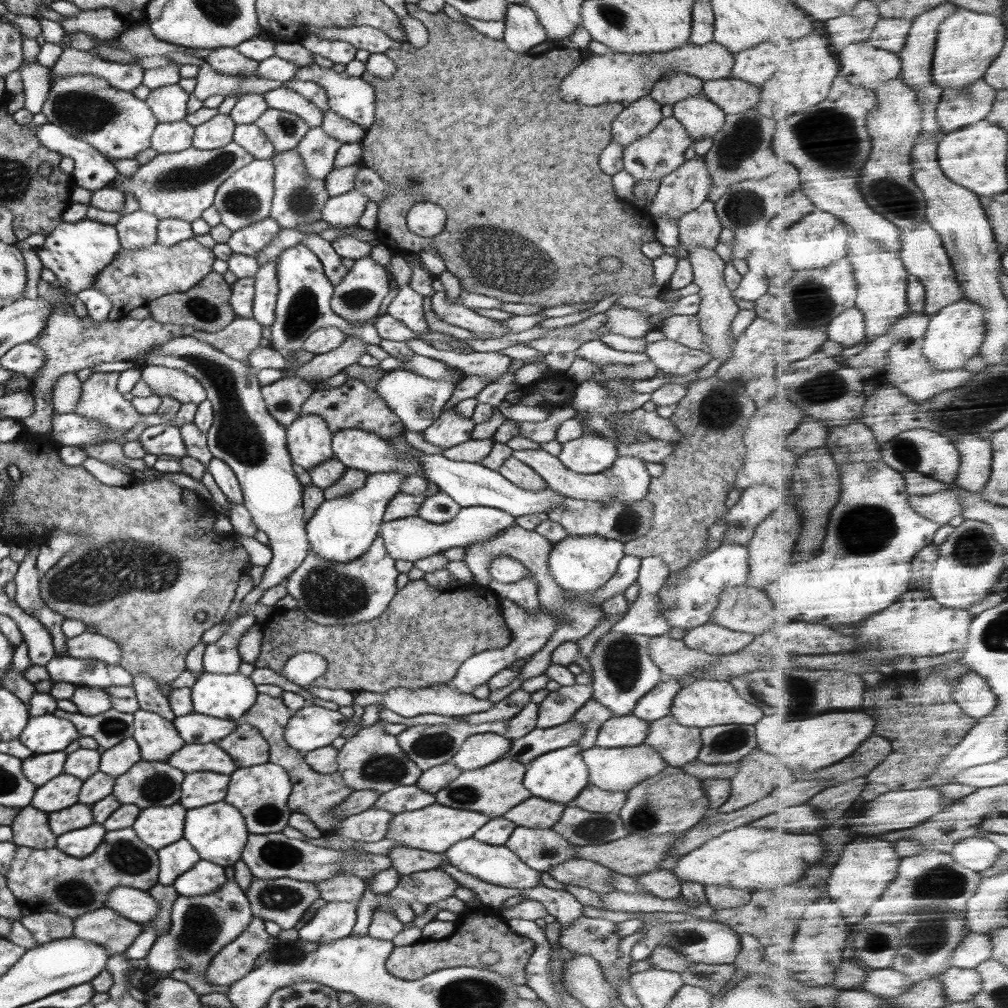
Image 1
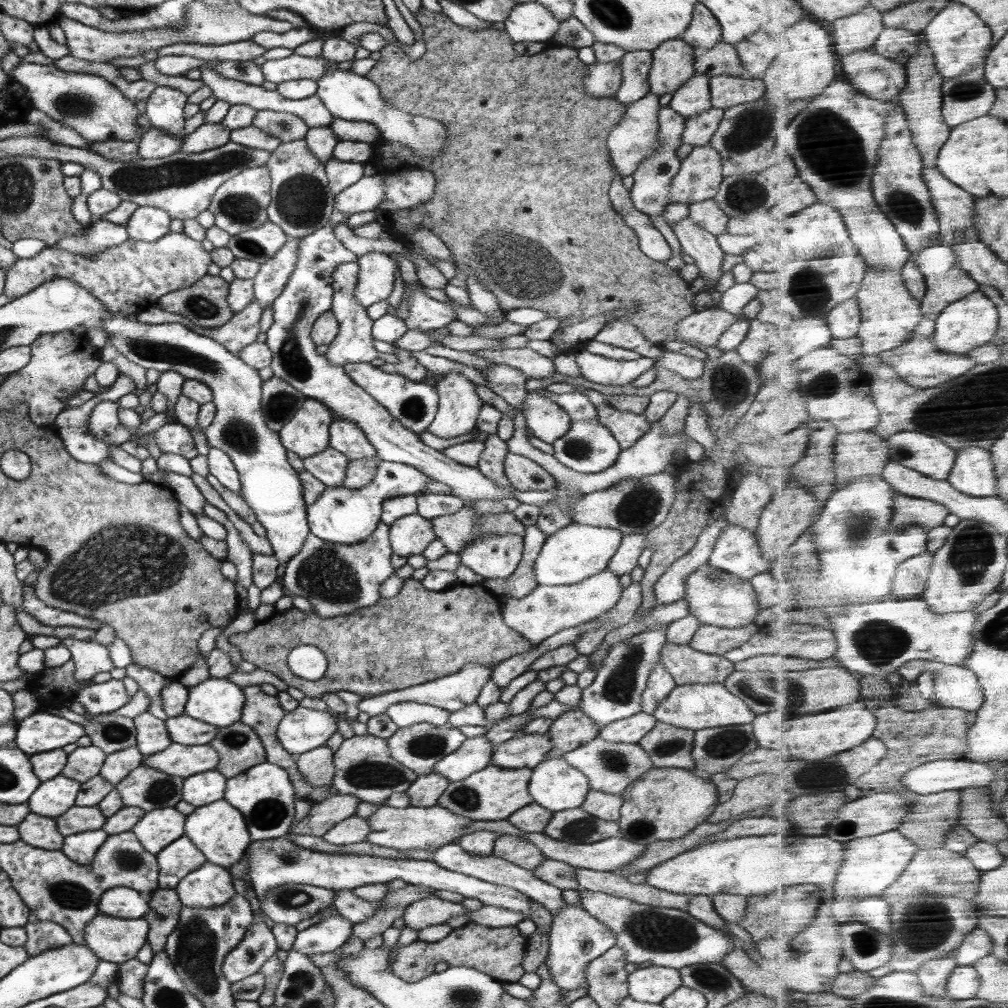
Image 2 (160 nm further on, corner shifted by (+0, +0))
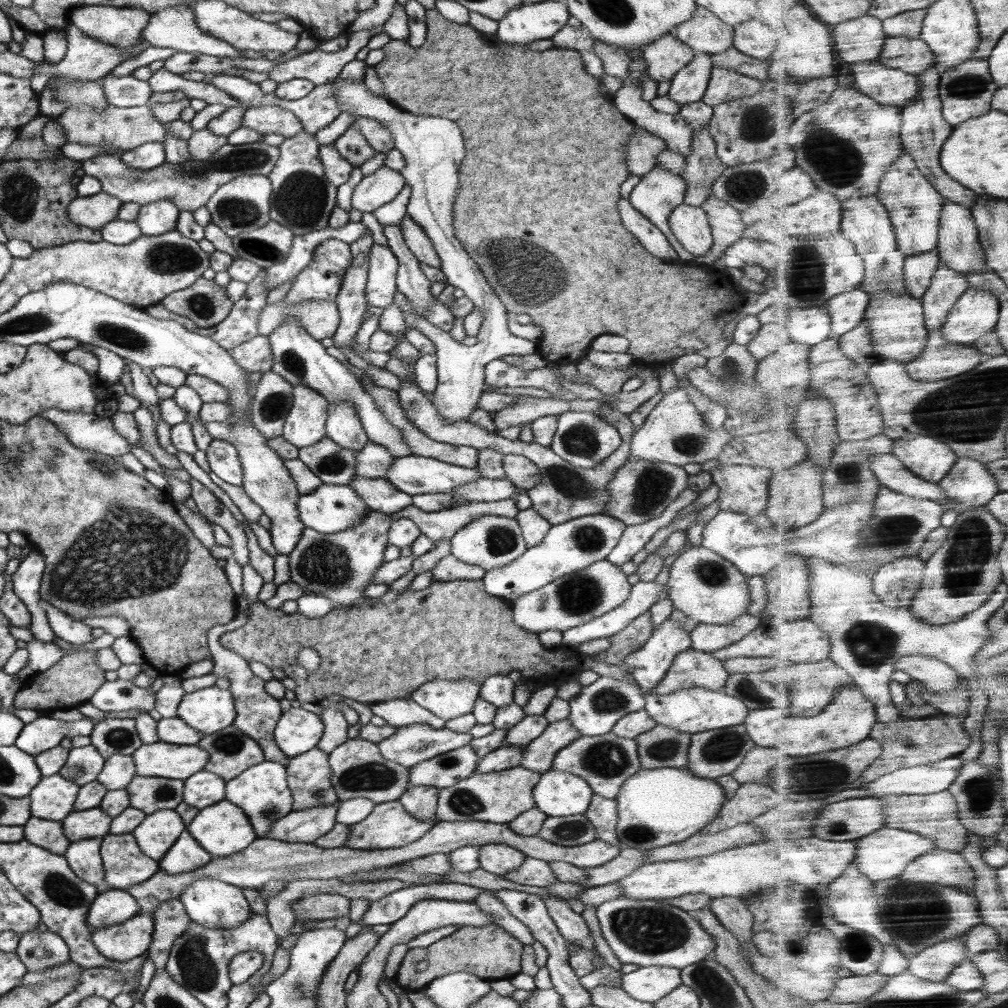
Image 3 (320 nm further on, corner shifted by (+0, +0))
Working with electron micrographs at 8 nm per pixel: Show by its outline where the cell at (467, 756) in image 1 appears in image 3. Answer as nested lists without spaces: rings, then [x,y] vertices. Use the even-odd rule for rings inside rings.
[[[468,744],[409,768],[411,786],[435,786],[438,789],[454,786],[475,772],[478,755]]]

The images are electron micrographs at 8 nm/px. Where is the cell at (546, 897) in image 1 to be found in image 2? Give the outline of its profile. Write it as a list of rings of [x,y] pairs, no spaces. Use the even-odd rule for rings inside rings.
[[[565,902],[559,912],[552,914],[553,921],[549,935],[549,953],[545,963],[554,984],[562,990],[586,989],[586,967],[591,960],[602,956],[606,950],[616,945],[616,937],[612,928],[594,918],[586,909],[578,904]]]

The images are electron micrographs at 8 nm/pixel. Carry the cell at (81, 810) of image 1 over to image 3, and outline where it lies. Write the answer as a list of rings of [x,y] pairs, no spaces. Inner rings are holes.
[[[98,806],[88,810],[73,810],[61,821],[66,839],[70,842],[78,842],[92,838],[103,839],[109,834],[112,819]]]

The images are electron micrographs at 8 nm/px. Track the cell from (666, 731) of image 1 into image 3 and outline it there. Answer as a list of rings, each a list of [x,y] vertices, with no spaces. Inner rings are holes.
[[[657,724],[652,730],[639,734],[635,741],[642,769],[682,768],[689,763],[690,733]]]

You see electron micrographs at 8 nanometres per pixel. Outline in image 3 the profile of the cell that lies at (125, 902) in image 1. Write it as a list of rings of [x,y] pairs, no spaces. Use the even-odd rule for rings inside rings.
[[[108,888],[102,893],[99,893],[90,903],[86,922],[91,927],[92,932],[94,931],[94,928],[101,928],[102,926],[112,926],[114,924],[120,924],[140,912],[142,912],[141,908],[138,906],[135,898],[129,892],[126,892],[124,889]]]

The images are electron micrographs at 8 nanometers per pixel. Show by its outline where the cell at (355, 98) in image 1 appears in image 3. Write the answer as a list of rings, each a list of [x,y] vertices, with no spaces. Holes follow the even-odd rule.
[[[336,79],[332,84],[334,93],[340,94],[338,106],[340,112],[346,112],[350,116],[374,118],[389,128],[388,132],[392,134],[394,140],[394,149],[404,156],[405,165],[400,172],[405,182],[411,186],[407,215],[425,230],[426,236],[440,257],[441,270],[444,272],[446,282],[463,290],[482,313],[483,321],[476,336],[477,343],[468,346],[458,344],[454,339],[447,337],[441,328],[418,316],[410,301],[407,301],[400,291],[397,290],[393,298],[393,302],[402,310],[407,326],[413,326],[414,329],[424,333],[436,345],[437,387],[430,398],[433,405],[448,422],[469,421],[469,414],[478,409],[478,399],[486,388],[487,364],[508,355],[522,357],[535,354],[538,346],[535,342],[514,336],[509,331],[510,313],[488,284],[479,266],[456,238],[455,228],[452,226],[452,207],[459,187],[459,168],[464,159],[464,138],[460,127],[449,119],[411,114],[386,98],[370,93],[363,81],[352,84]]]

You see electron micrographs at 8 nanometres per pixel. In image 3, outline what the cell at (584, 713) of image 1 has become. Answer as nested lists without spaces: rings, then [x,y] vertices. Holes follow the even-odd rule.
[[[568,718],[549,723],[538,738],[525,745],[521,766],[540,774],[552,769],[555,752],[580,736],[579,730],[573,728]]]

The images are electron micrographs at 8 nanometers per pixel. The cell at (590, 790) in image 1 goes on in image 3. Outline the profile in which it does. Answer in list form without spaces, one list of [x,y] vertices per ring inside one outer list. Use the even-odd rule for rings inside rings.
[[[594,794],[584,815],[592,823],[597,840],[622,847],[615,832],[619,819],[616,799]]]

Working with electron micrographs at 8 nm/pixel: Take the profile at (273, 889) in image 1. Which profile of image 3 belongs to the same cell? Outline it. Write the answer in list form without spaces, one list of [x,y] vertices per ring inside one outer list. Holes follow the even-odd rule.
[[[309,894],[297,900],[293,911],[297,919],[328,920],[349,916],[351,900],[341,894]]]

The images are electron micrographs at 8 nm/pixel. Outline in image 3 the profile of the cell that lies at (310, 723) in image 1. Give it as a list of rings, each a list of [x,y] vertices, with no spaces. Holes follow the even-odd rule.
[[[292,707],[279,718],[274,738],[278,748],[291,759],[313,749],[322,738],[324,727],[317,714]]]

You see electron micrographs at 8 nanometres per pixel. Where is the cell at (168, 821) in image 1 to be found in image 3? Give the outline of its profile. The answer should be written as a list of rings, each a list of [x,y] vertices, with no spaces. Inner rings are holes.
[[[162,809],[146,815],[131,834],[146,856],[160,862],[186,828],[175,810]]]

